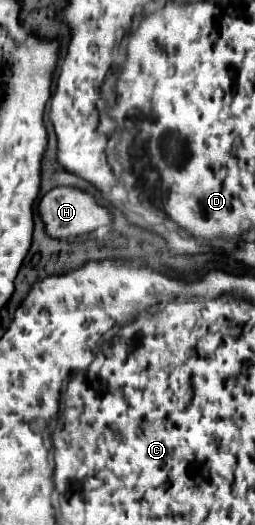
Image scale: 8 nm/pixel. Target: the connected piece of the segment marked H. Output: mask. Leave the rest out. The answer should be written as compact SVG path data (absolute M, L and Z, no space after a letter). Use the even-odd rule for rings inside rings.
M53 188L37 204L37 212L45 224L45 234L57 240L71 240L89 234L101 226L111 226L111 214L107 208L99 206L95 198L77 188Z

